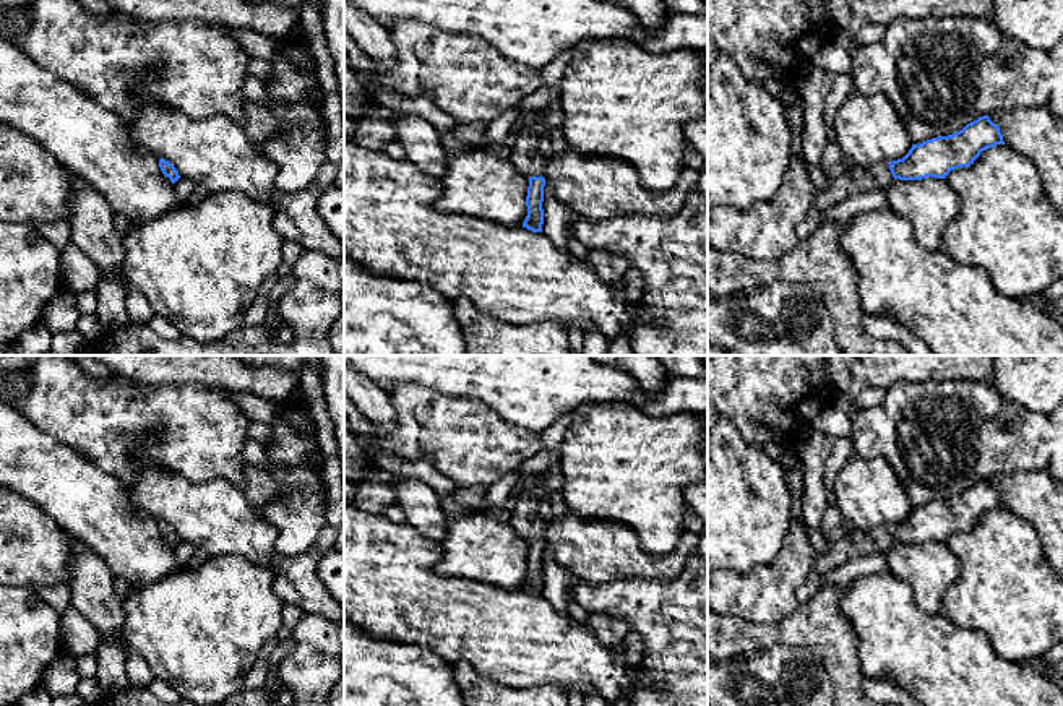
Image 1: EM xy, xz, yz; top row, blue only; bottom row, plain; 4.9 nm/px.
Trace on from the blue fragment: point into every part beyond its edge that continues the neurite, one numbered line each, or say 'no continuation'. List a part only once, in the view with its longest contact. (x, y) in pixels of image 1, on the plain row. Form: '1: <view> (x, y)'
1: yz (877, 541)

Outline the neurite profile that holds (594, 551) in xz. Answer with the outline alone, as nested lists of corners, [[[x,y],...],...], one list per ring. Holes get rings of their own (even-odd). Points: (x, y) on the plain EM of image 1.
[[[568,510],[545,523],[542,540],[552,549],[557,563],[565,566],[578,579],[596,586],[633,578],[651,583],[675,579],[699,545],[699,536],[685,529],[680,545],[675,550],[664,557],[654,557],[641,547],[636,532],[628,526],[615,521],[584,519]]]

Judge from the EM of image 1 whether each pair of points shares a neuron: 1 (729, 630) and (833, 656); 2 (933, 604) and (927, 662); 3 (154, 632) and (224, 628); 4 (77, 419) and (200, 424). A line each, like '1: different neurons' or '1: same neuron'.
1: same neuron
2: different neurons
3: same neuron
4: same neuron

